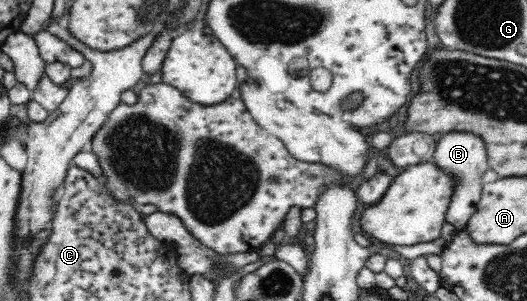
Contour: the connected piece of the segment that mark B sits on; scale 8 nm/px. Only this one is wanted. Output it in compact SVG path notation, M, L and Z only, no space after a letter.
M450 132L441 135L431 158L432 164L445 171L453 181L453 194L445 212L445 222L460 230L475 212L482 193L483 175L490 170L485 155L485 143L473 133Z

